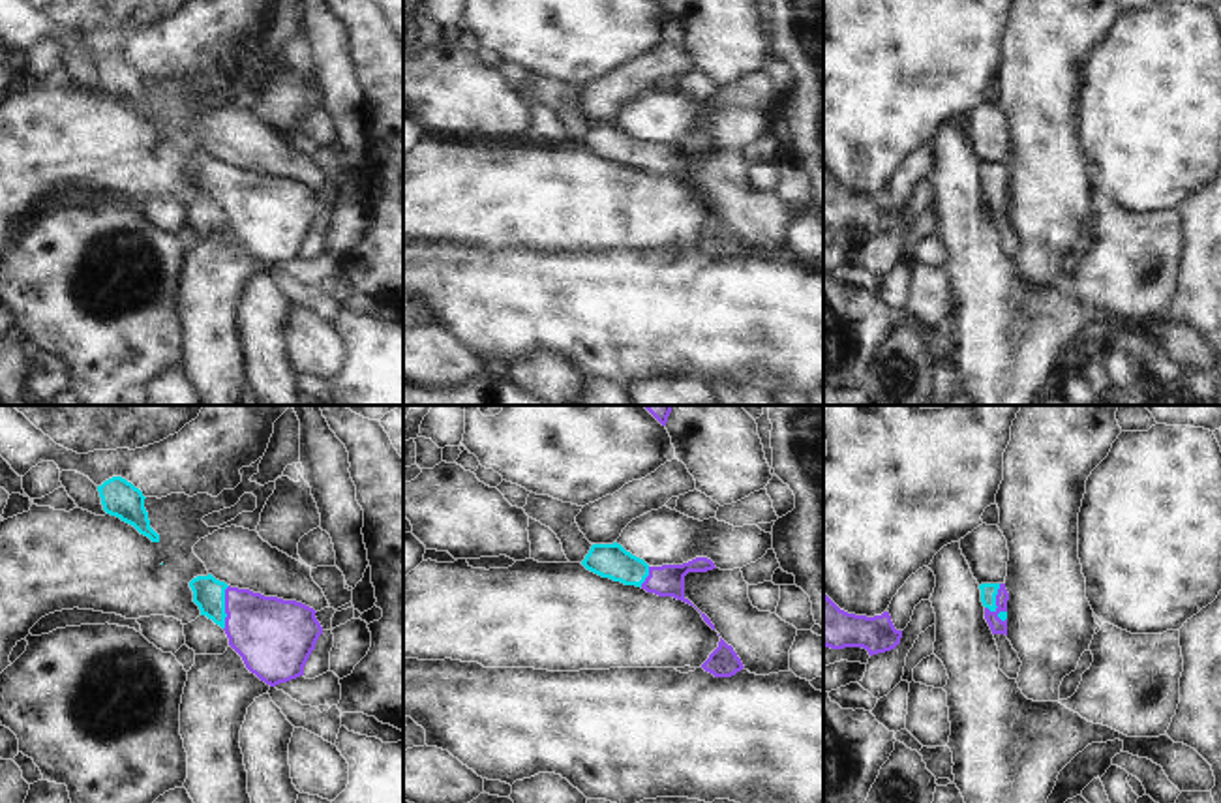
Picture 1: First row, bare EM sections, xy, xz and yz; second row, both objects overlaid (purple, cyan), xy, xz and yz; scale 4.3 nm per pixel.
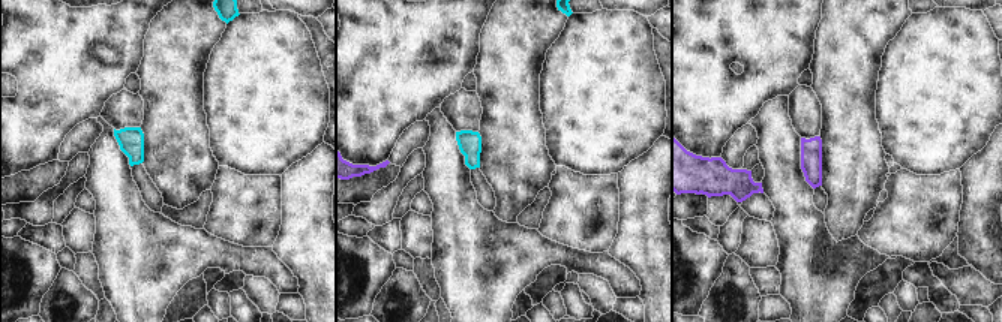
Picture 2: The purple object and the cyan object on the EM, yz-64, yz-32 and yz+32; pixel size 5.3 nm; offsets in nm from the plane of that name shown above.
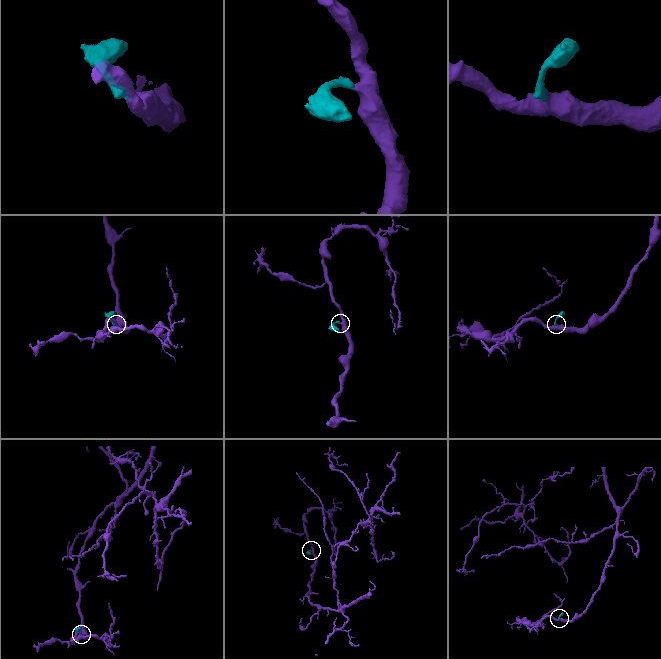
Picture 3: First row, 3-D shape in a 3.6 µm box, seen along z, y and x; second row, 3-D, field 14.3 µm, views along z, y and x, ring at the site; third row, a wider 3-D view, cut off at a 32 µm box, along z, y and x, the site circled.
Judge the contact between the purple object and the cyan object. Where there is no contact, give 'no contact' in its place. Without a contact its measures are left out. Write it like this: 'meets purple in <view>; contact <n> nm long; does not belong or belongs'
meets purple in yz; contact 170 nm long; belongs

